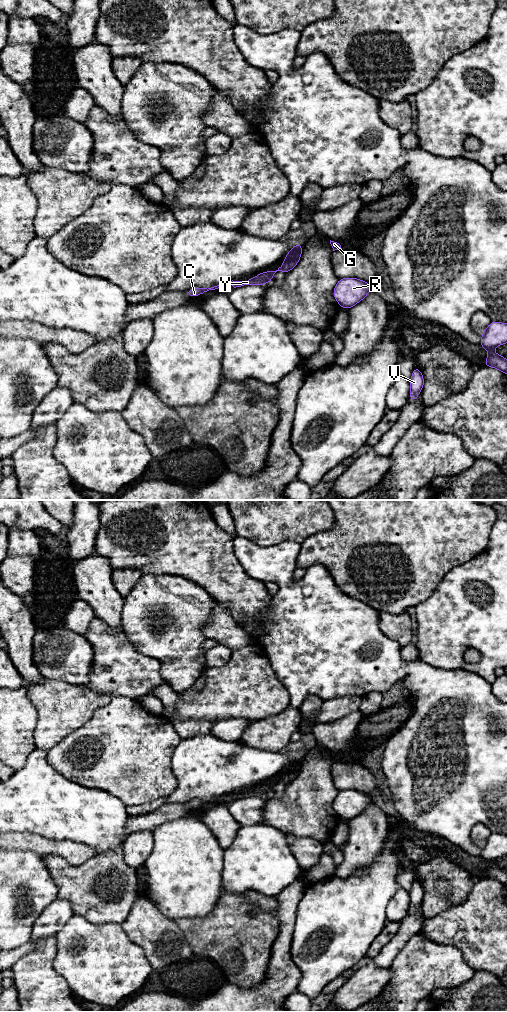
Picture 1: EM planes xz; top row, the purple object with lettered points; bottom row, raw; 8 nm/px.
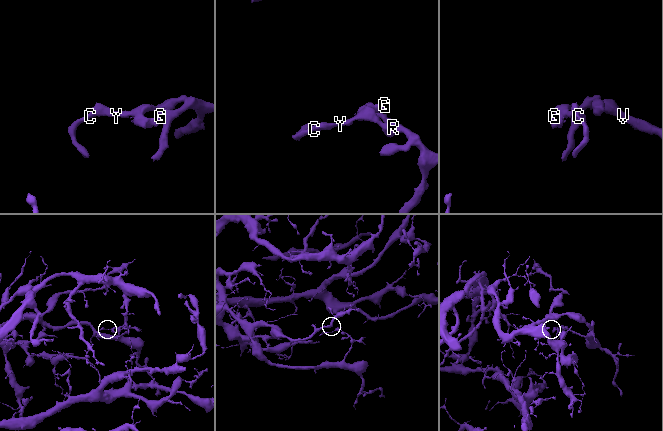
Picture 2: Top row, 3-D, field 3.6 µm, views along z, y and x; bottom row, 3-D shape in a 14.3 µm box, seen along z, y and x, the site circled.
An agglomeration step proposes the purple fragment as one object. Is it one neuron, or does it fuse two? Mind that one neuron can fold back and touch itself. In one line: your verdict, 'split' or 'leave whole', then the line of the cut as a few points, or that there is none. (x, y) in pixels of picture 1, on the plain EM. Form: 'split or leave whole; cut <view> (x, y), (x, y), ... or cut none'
split; cut xz (299, 767), (293, 767), (285, 772)

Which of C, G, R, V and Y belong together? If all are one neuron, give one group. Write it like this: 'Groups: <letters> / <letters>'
Groups: C R V Y / G

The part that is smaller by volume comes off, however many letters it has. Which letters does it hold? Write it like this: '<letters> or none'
G

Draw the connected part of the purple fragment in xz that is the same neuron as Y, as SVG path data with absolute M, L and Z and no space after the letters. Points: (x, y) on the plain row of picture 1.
M293 767L291 770L289 770L288 772L285 772L285 774L276 782L276 783L266 783L266 784L263 784L263 785L260 785L258 786L256 789L254 790L251 790L251 791L248 791L246 793L229 793L229 795L234 799L241 799L241 798L244 798L244 797L265 797L266 795L272 793L273 791L273 788L274 786L277 784L277 783L281 783L281 784L284 784L285 786L288 785L291 781L293 781L299 774L299 771L300 771L300 768L299 767Z

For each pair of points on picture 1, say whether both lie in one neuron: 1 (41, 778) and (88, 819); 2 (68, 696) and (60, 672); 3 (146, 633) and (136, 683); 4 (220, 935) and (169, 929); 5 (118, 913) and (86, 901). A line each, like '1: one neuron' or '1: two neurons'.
1: one neuron
2: two neurons
3: two neurons
4: two neurons
5: one neuron

